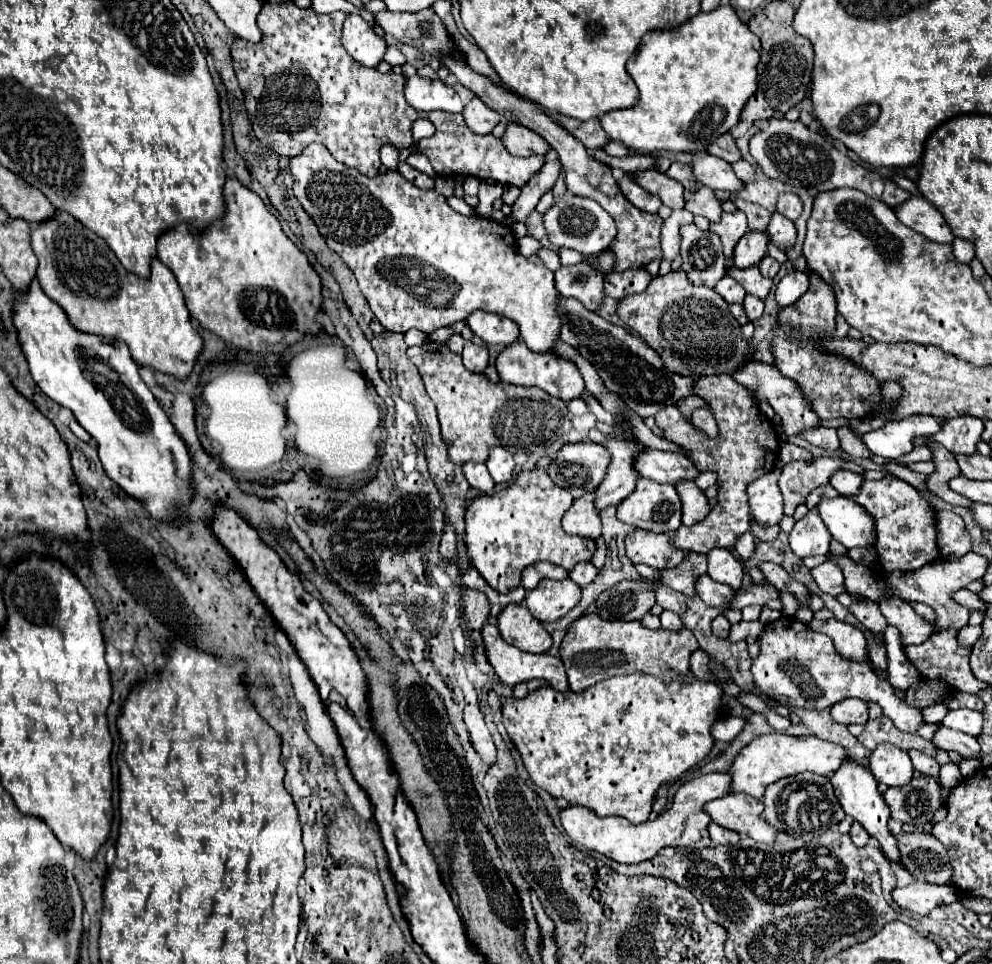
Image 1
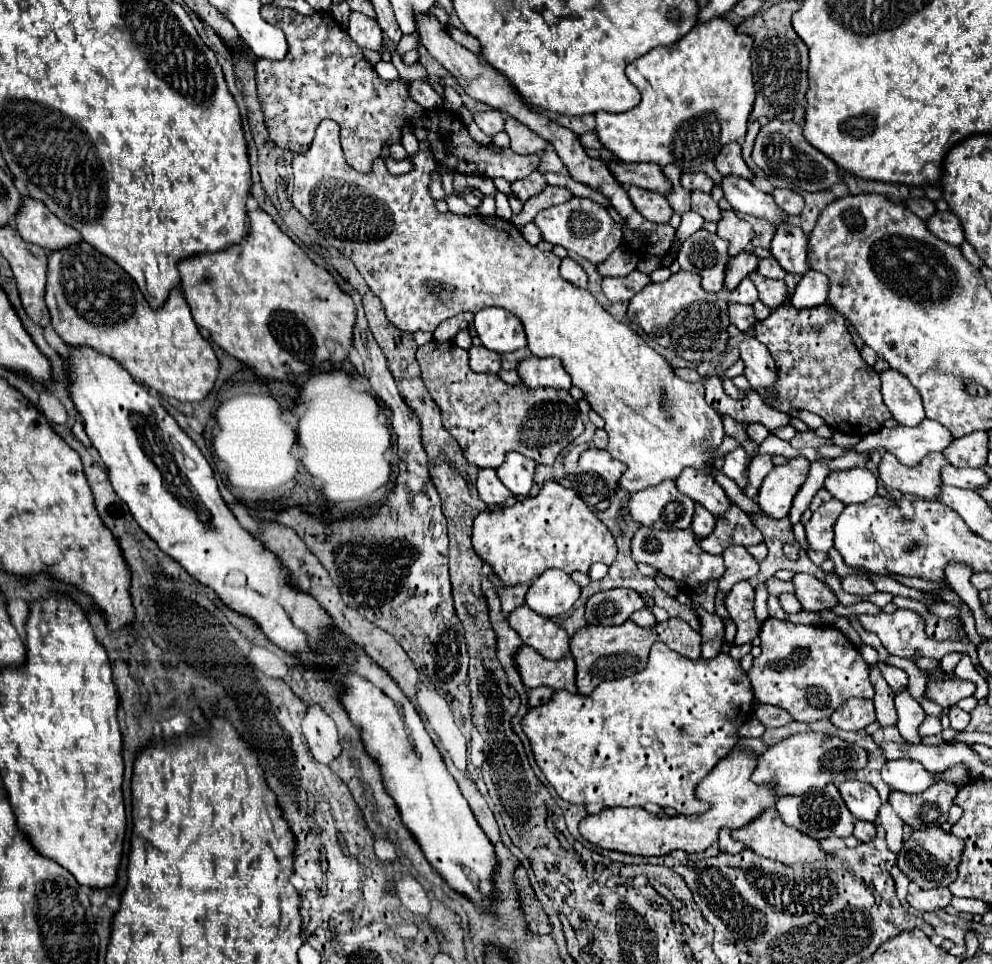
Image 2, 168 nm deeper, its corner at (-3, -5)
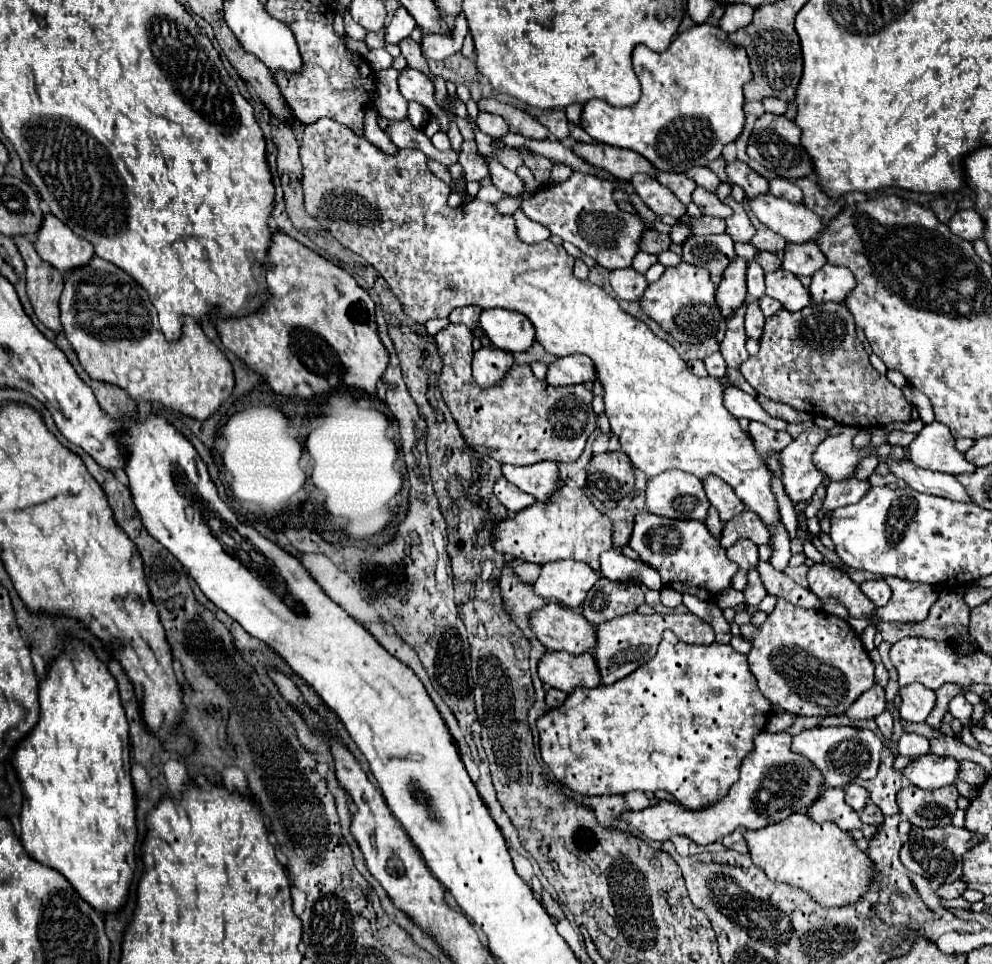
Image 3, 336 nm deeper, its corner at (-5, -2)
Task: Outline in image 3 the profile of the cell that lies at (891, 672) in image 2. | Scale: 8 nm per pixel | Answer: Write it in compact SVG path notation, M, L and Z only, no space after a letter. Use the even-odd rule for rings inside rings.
M909 685L905 689L899 689L901 695L901 719L909 723L925 723L929 713L935 707L935 693L925 689L923 685Z

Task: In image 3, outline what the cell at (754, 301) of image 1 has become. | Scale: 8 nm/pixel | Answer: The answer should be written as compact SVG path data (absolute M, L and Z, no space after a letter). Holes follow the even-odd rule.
M767 295L759 299L759 306L763 309L763 315L765 315L765 317L771 317L771 315L775 315L779 309L783 309L783 305L781 305L779 301L775 301L775 299Z

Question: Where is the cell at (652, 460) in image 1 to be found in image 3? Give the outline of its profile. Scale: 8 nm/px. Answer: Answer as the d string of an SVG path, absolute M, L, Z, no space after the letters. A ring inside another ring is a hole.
M707 477L703 481L703 485L705 485L705 493L707 493L711 505L719 511L721 521L729 521L745 511L745 505L741 503L741 499L719 477Z

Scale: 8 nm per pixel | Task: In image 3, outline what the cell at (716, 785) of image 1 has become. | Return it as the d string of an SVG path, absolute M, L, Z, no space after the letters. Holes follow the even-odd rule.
M761 731L755 737L755 749L741 763L741 777L731 785L725 799L707 805L705 809L685 809L677 801L659 801L643 811L625 813L625 821L635 829L643 831L645 837L665 841L675 833L687 835L699 845L709 845L733 833L737 827L761 829L771 823L779 823L793 813L809 809L809 805L821 795L825 781L821 781L821 771L813 769L805 757L791 751L793 735L789 733L769 733Z

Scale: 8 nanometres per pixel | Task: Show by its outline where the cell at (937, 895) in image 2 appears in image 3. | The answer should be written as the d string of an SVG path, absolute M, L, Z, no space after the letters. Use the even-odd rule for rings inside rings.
M959 879L959 881L953 881L953 883L949 883L949 885L941 885L937 893L939 893L941 899L955 899L955 897L961 897L965 889L967 889L965 881Z

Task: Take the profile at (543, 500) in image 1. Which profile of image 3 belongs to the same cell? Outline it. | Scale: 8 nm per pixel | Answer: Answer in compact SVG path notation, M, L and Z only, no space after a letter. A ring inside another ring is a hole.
M563 487L549 503L537 501L529 509L509 517L509 521L501 521L495 537L493 545L499 553L513 555L521 561L545 565L559 559L577 559L589 563L595 571L599 571L599 555L613 549L611 521L591 505L583 487Z

